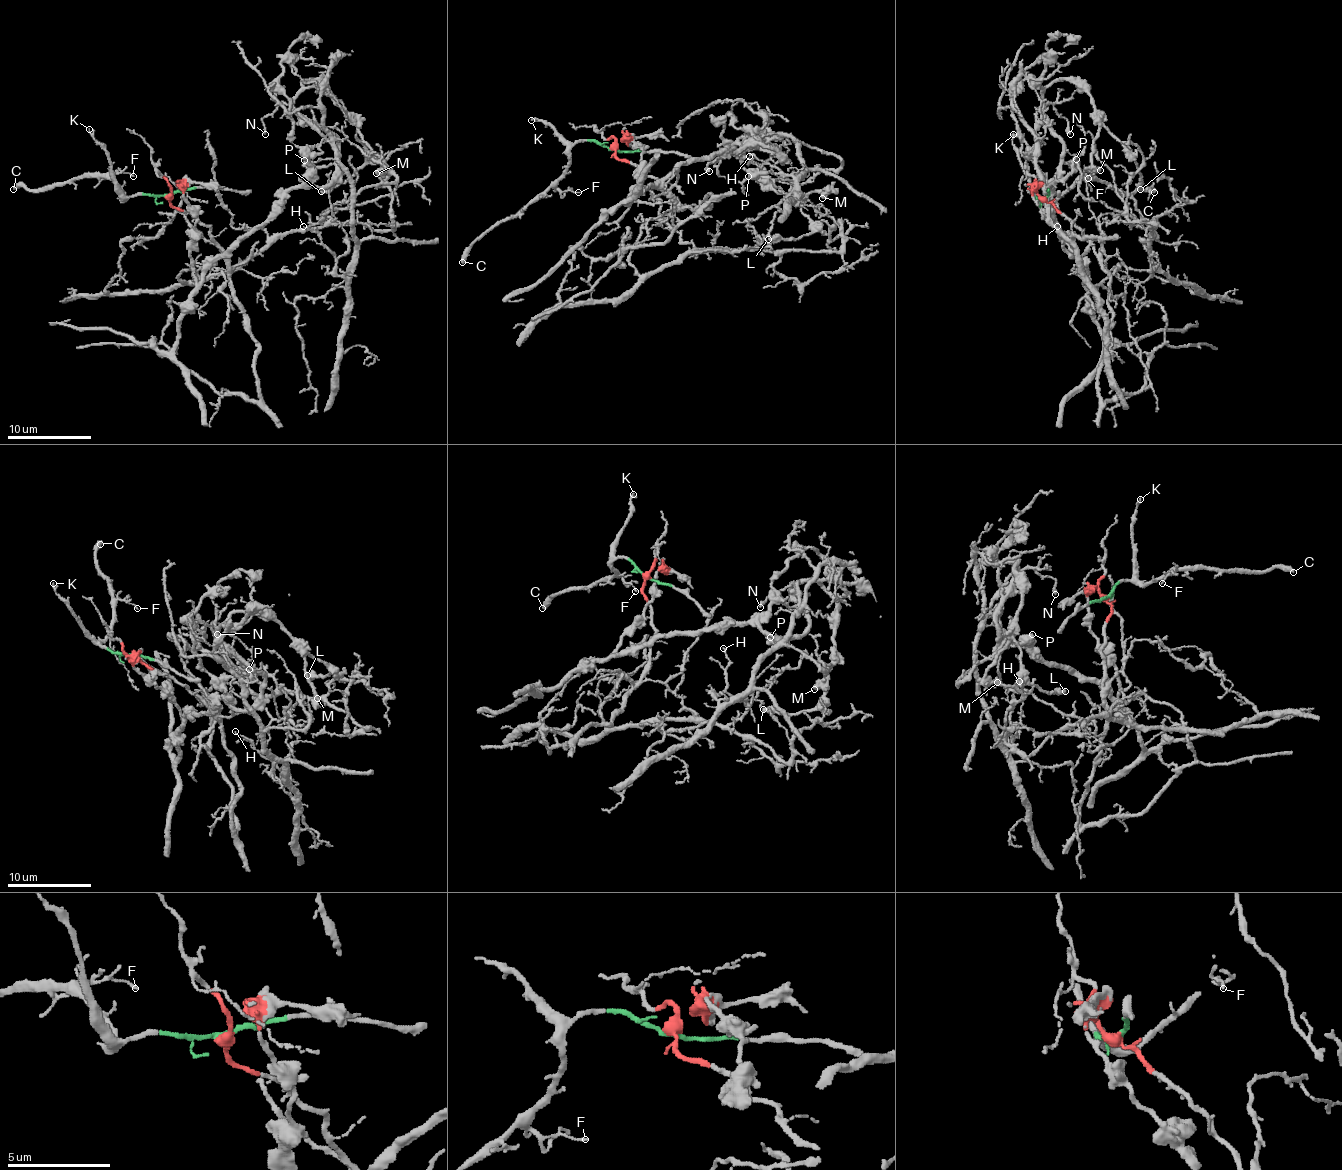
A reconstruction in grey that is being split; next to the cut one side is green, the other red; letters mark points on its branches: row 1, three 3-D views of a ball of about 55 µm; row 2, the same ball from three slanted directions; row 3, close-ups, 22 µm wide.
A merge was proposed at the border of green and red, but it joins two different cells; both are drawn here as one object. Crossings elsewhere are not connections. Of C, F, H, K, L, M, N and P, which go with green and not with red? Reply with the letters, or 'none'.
C, F, K

